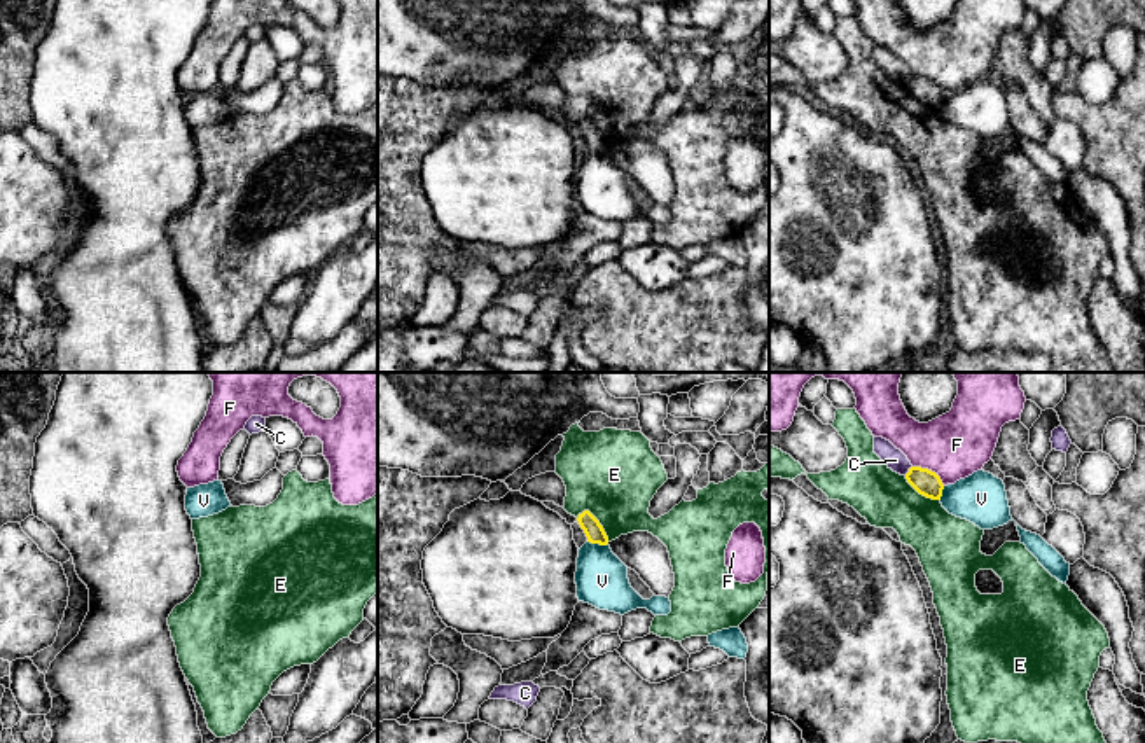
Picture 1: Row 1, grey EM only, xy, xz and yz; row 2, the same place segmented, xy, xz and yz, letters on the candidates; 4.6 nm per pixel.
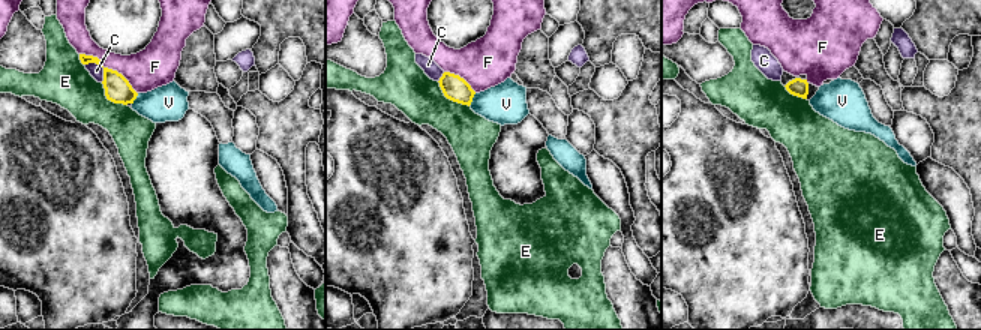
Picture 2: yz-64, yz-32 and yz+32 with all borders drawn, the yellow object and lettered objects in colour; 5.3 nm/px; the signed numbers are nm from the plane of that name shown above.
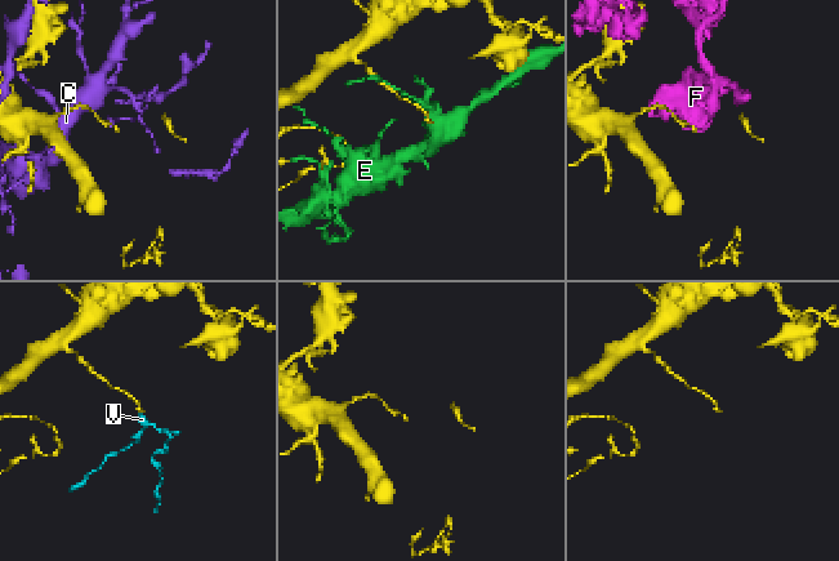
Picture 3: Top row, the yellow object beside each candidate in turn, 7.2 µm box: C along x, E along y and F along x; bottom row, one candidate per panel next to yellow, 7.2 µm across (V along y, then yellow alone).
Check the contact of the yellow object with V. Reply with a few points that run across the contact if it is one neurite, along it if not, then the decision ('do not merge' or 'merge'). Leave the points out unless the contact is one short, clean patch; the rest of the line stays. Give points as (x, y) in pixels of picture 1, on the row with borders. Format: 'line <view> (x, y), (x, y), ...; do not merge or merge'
line xz (588, 541), (607, 544); do not merge

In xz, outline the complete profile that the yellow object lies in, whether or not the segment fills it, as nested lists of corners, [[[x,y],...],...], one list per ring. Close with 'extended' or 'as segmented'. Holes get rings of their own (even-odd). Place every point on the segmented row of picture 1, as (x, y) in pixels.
[[[584,510],[582,514],[579,514],[577,521],[586,533],[587,542],[600,544],[600,545],[608,544],[608,537],[607,537],[603,526],[589,510]]]; as segmented

